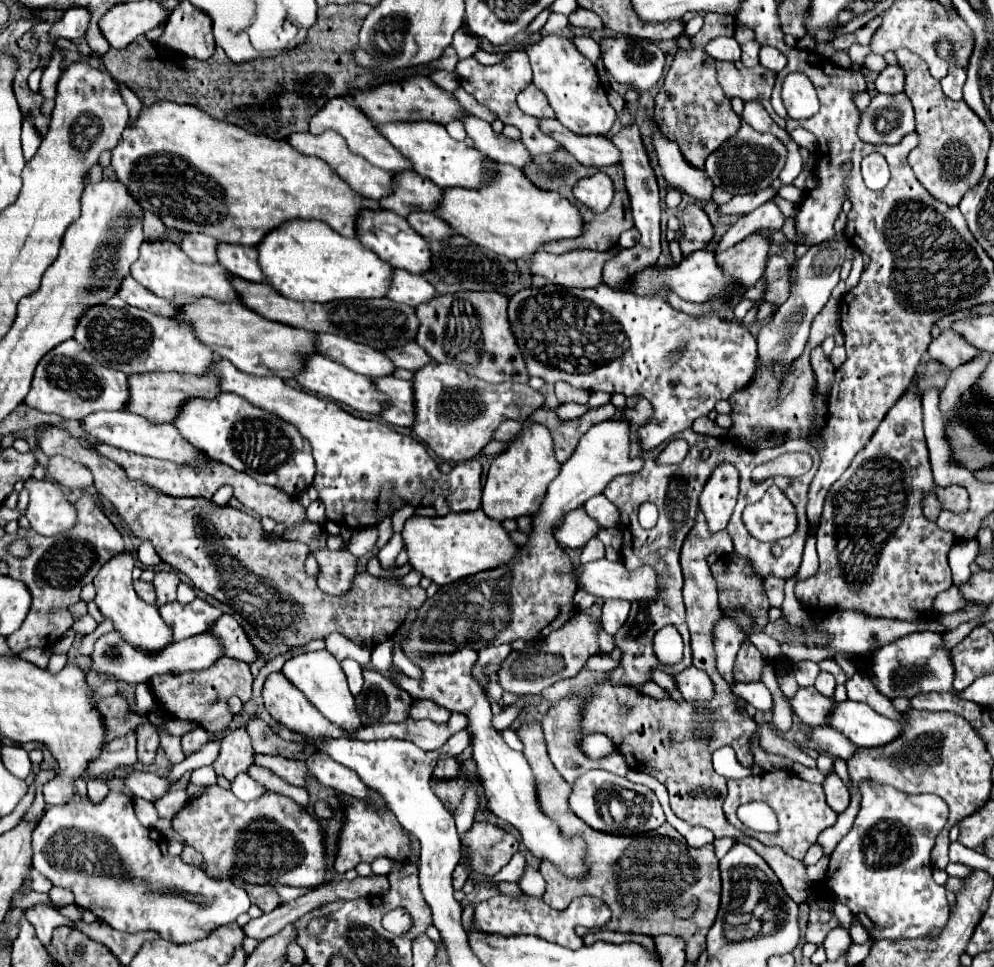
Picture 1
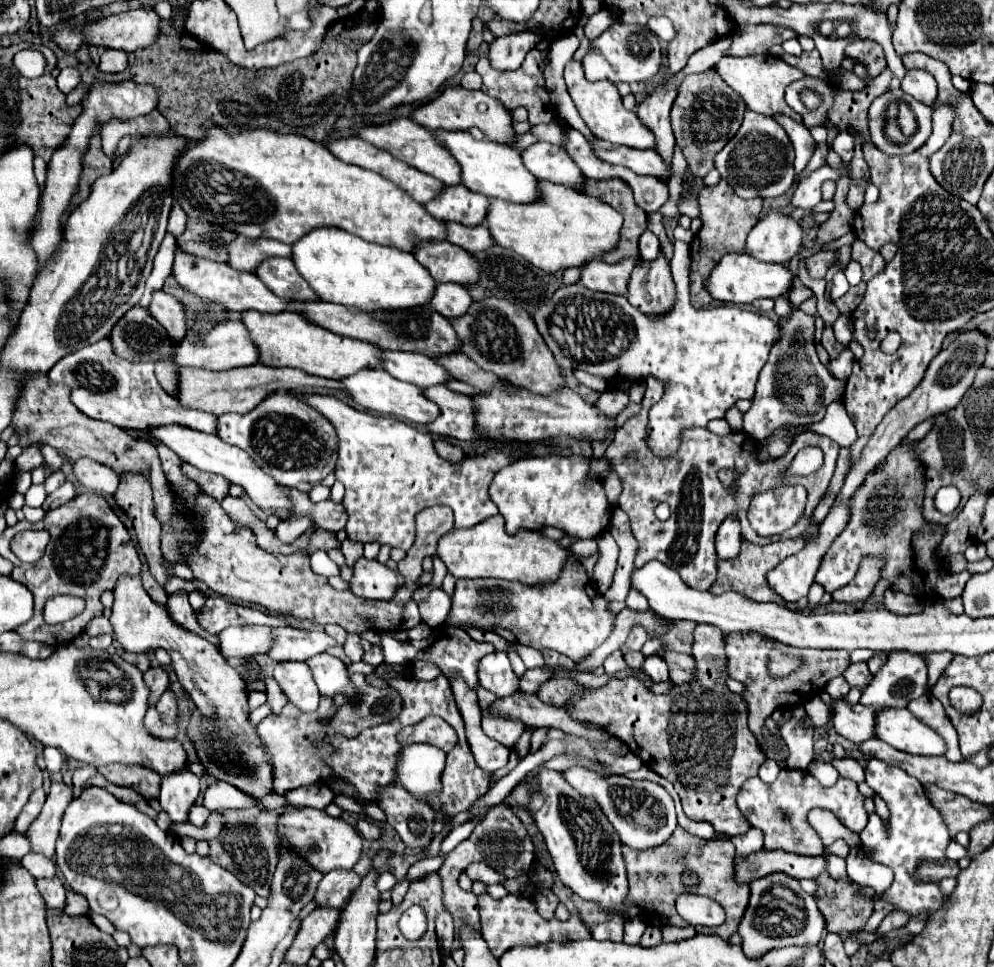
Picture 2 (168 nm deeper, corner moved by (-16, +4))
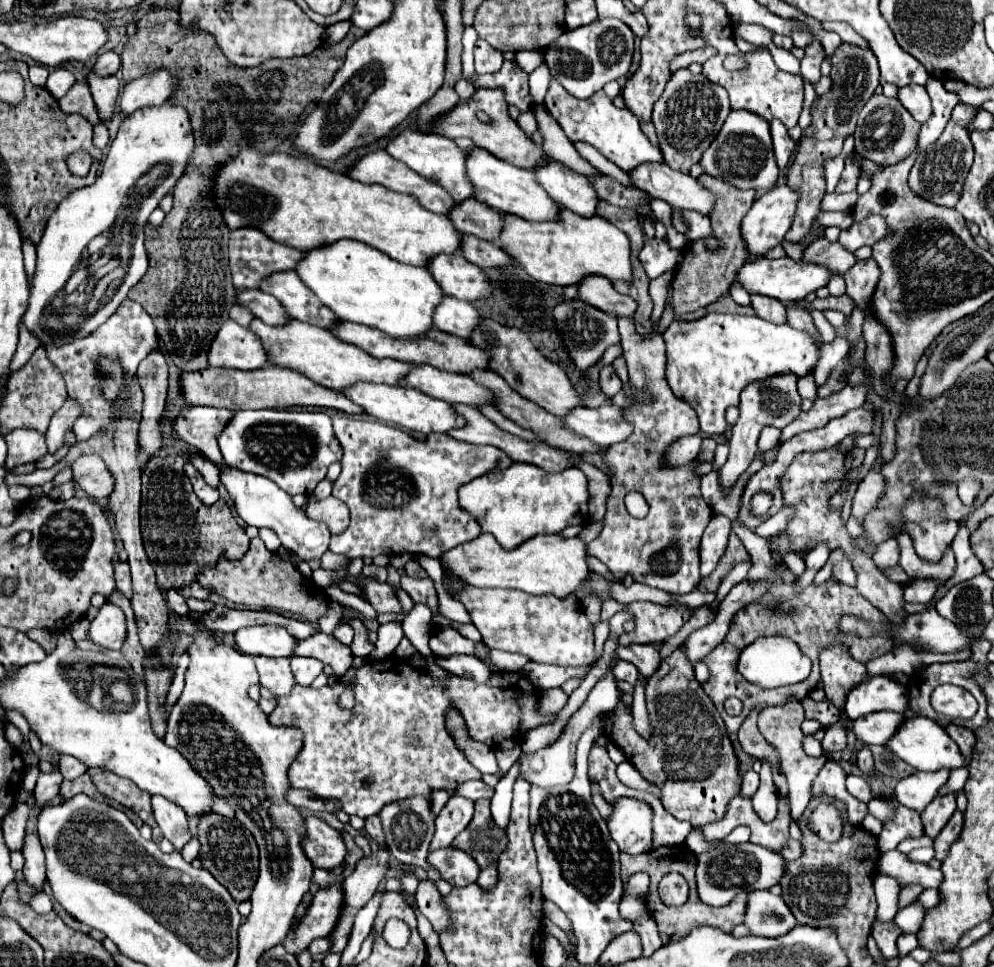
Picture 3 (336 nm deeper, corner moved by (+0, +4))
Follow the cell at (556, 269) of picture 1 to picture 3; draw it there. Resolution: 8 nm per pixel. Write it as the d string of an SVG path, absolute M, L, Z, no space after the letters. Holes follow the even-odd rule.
M598 275L584 279L578 285L578 293L580 293L580 299L584 299L584 303L614 317L632 317L638 309L638 303L632 297L620 295L608 279Z

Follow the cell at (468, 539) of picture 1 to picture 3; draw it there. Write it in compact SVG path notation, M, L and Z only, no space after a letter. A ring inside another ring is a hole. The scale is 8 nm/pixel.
M482 533L480 537L462 543L440 557L442 565L452 571L452 575L464 579L474 587L504 587L520 589L530 595L554 593L560 599L582 589L590 577L590 567L586 563L586 545L580 537L566 539L562 535L536 535L522 543L520 547L506 551L500 543Z

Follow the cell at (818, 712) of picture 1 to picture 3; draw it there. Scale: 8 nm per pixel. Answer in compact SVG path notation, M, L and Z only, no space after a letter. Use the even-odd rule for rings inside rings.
M878 711L852 721L852 731L864 745L886 745L886 741L896 733L896 729L900 729L904 719L906 717L902 713Z

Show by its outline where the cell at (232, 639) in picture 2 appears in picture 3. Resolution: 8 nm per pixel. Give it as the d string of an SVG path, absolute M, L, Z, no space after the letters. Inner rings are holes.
M256 625L234 633L236 647L246 655L266 657L292 657L296 637L278 625Z

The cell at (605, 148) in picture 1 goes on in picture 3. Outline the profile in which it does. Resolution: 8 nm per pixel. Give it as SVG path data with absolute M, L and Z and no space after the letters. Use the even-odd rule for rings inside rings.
M644 163L630 173L630 179L638 189L676 209L698 211L704 217L708 217L714 209L714 197L708 189L702 189L694 177L674 171L666 163Z

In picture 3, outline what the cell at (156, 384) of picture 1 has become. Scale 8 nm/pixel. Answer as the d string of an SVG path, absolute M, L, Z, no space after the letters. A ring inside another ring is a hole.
M268 365L256 371L238 371L238 369L214 369L208 367L196 373L182 373L182 393L190 405L208 405L220 409L288 409L288 407L326 407L338 409L344 413L364 413L356 403L352 403L344 393L316 385L304 373L290 367Z

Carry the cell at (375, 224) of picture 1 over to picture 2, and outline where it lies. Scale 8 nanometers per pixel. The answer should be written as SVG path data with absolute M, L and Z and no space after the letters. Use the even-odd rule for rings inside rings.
M420 241L412 253L436 281L452 281L458 285L478 281L476 259L450 241Z

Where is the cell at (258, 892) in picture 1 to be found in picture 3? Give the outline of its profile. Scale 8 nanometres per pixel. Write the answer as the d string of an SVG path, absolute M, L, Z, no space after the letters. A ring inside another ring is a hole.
M212 813L200 817L198 839L202 845L200 861L204 869L208 869L232 893L236 903L250 899L250 893L258 879L258 847L252 833L236 819Z

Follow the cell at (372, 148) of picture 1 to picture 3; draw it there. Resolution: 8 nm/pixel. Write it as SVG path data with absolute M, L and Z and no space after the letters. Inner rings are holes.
M406 129L402 135L390 139L386 151L406 163L412 171L440 183L458 203L464 201L464 199L470 199L474 197L474 189L472 189L472 183L468 181L468 175L466 175L466 157L468 157L468 151L460 149L452 139L448 137L440 137L436 133L420 133L418 129Z

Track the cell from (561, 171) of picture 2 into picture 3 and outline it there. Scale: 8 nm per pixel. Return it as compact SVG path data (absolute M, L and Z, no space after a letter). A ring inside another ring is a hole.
M548 161L546 165L534 169L534 175L546 193L562 207L578 215L596 215L600 197L584 175L578 175L560 161Z

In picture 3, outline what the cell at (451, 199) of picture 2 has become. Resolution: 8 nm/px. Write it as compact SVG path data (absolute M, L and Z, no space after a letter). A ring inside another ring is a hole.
M466 199L458 203L450 211L450 221L454 227L464 233L464 235L476 235L486 241L498 241L500 229L502 229L502 213L496 213L496 209L476 201L476 199Z

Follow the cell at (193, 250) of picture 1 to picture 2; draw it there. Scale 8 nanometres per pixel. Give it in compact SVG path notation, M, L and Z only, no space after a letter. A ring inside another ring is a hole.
M236 237L228 243L228 265L238 271L250 271L260 265L260 261L268 257L290 257L292 245L272 241L272 239L248 239Z

